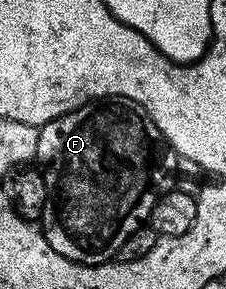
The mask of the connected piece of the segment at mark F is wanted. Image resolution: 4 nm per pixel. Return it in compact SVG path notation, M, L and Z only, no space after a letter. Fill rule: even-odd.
M99 98L92 104L80 106L74 112L69 112L52 122L41 125L38 128L36 164L44 178L46 189L50 191L50 198L46 201L40 221L40 227L42 233L46 235L48 246L52 246L52 250L56 250L56 254L68 258L74 264L105 264L113 261L118 255L120 246L124 246L125 240L128 239L128 234L132 234L137 228L143 227L149 221L152 206L156 206L160 197L174 187L174 162L175 157L172 155L172 149L160 134L160 130L156 130L156 122L152 118L148 118L145 110L131 100Z

